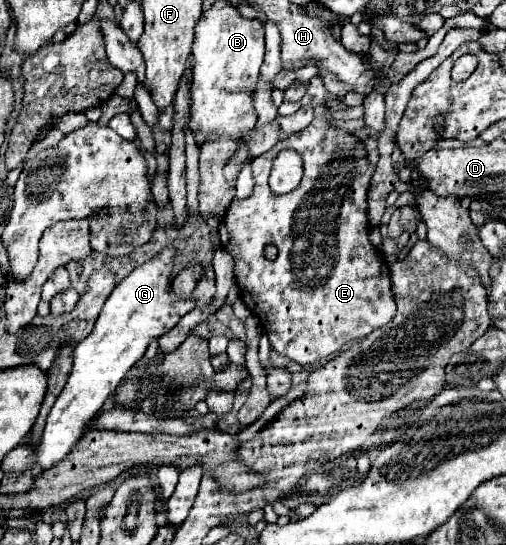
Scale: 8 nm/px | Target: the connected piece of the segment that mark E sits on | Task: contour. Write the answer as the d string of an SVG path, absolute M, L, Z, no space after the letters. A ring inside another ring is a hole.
M315 118L305 130L285 138L279 146L257 156L251 162L255 192L239 200L235 198L219 224L221 248L225 248L235 262L235 282L241 290L241 298L251 312L257 312L271 348L297 364L313 364L329 354L341 350L347 342L359 336L369 336L373 330L385 326L395 316L395 300L391 292L391 278L385 260L369 242L367 220L367 190L375 166L367 162L367 148L357 142L353 132L337 128L329 118ZM283 148L293 148L303 156L305 174L301 184L283 196L269 190L267 178L273 158ZM275 244L279 250L277 260L269 262L263 256L263 248Z

